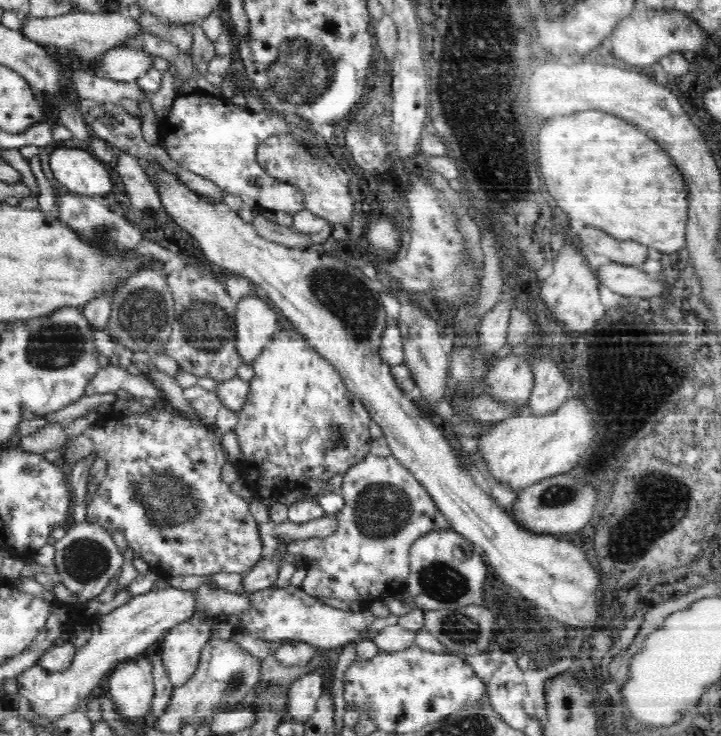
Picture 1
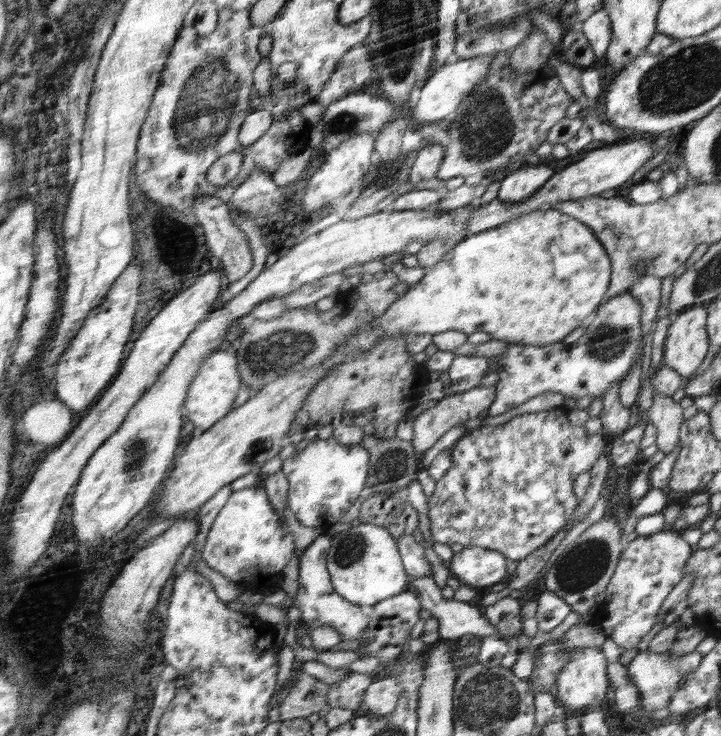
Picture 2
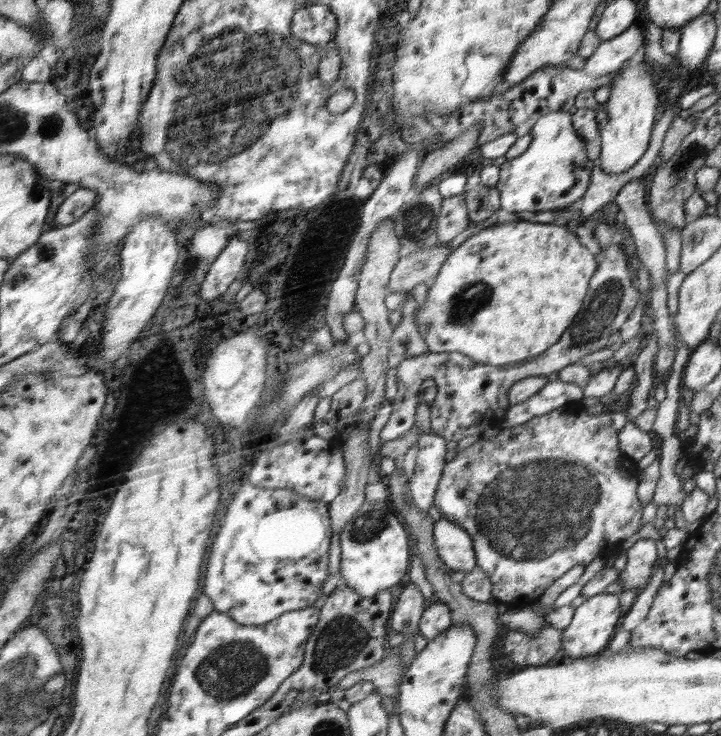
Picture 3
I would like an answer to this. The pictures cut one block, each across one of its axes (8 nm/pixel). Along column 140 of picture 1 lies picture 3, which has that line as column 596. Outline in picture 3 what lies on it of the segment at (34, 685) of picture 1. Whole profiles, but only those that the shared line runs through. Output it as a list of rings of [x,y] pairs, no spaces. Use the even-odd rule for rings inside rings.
[[[598,593],[588,598],[576,608],[570,625],[563,630],[560,661],[584,659],[592,654],[598,654],[602,648],[608,646],[610,639],[614,636],[618,618],[620,618],[618,594]]]

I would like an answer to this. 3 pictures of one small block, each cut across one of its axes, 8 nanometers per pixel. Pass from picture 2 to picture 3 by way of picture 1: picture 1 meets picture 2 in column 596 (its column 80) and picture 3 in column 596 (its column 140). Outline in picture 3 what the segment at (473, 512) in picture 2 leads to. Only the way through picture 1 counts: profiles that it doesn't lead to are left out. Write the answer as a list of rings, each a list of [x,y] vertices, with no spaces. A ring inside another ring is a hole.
[[[567,406],[551,410],[548,413],[541,414],[531,418],[524,424],[518,424],[510,428],[502,428],[492,440],[478,439],[470,447],[458,454],[451,462],[446,462],[442,477],[440,477],[439,485],[433,500],[435,506],[442,517],[449,521],[454,521],[461,526],[472,537],[472,544],[476,553],[476,564],[488,574],[492,581],[492,598],[488,604],[496,604],[500,608],[500,613],[512,610],[522,610],[530,605],[537,603],[543,592],[551,586],[555,580],[562,578],[564,574],[571,570],[572,567],[588,566],[598,556],[602,556],[602,550],[610,544],[612,550],[618,548],[620,540],[630,538],[634,534],[640,532],[642,528],[642,508],[640,501],[636,496],[636,486],[638,486],[638,474],[636,474],[636,464],[634,459],[627,455],[622,456],[618,450],[618,432],[612,428],[612,420],[610,413],[586,414],[586,412],[570,412],[566,410]]]

